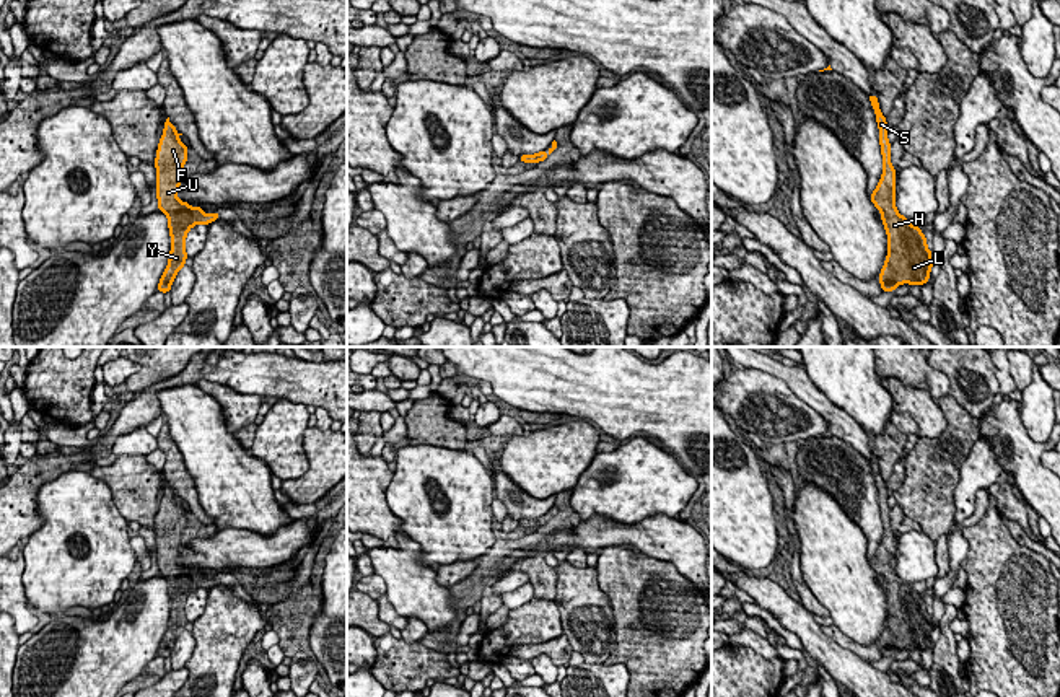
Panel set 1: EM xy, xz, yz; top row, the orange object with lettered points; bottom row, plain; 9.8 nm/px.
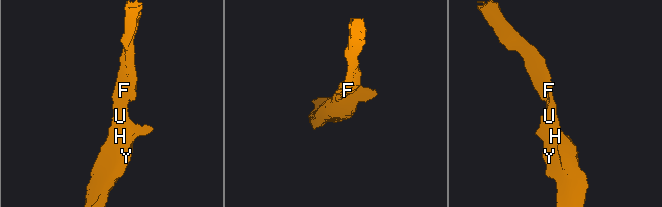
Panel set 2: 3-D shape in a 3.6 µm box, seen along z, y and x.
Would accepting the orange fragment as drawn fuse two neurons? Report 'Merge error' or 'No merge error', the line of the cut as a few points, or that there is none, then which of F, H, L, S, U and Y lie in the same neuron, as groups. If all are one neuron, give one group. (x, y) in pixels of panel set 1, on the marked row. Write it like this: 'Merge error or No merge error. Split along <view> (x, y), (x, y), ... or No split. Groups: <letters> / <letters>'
No merge error. No split. Groups: F H L S U Y

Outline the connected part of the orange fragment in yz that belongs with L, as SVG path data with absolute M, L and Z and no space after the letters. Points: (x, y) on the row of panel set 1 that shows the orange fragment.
M868 94L876 114L879 129L879 145L883 155L883 174L869 195L874 207L881 212L881 220L887 235L887 256L879 274L883 292L894 292L902 283L918 287L930 280L933 267L931 251L922 230L902 217L896 208L896 174L891 164L891 143L887 140L887 122L878 103L878 96Z

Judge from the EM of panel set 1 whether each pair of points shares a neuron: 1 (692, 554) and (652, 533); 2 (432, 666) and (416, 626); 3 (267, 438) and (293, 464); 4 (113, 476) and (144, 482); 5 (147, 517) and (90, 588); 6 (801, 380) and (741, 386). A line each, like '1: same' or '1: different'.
1: same
2: different
3: same
4: same
5: different
6: different

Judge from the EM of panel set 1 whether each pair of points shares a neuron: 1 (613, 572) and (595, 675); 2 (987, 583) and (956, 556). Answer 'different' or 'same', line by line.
1: different
2: different

